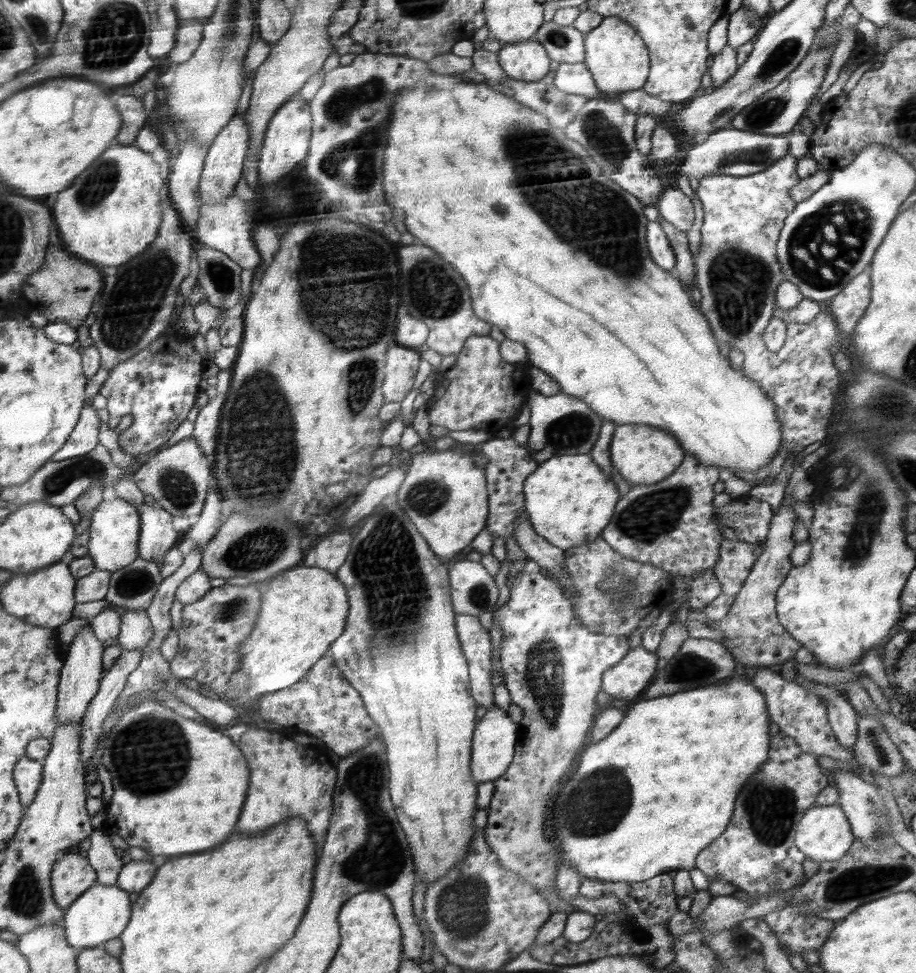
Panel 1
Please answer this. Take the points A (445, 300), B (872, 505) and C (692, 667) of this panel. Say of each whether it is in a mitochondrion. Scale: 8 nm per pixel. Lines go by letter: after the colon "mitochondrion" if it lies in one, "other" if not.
A: mitochondrion
B: mitochondrion
C: mitochondrion

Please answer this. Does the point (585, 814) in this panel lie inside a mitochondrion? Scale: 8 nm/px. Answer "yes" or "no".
yes

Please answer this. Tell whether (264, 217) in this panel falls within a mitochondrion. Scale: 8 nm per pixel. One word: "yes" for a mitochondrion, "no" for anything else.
no

